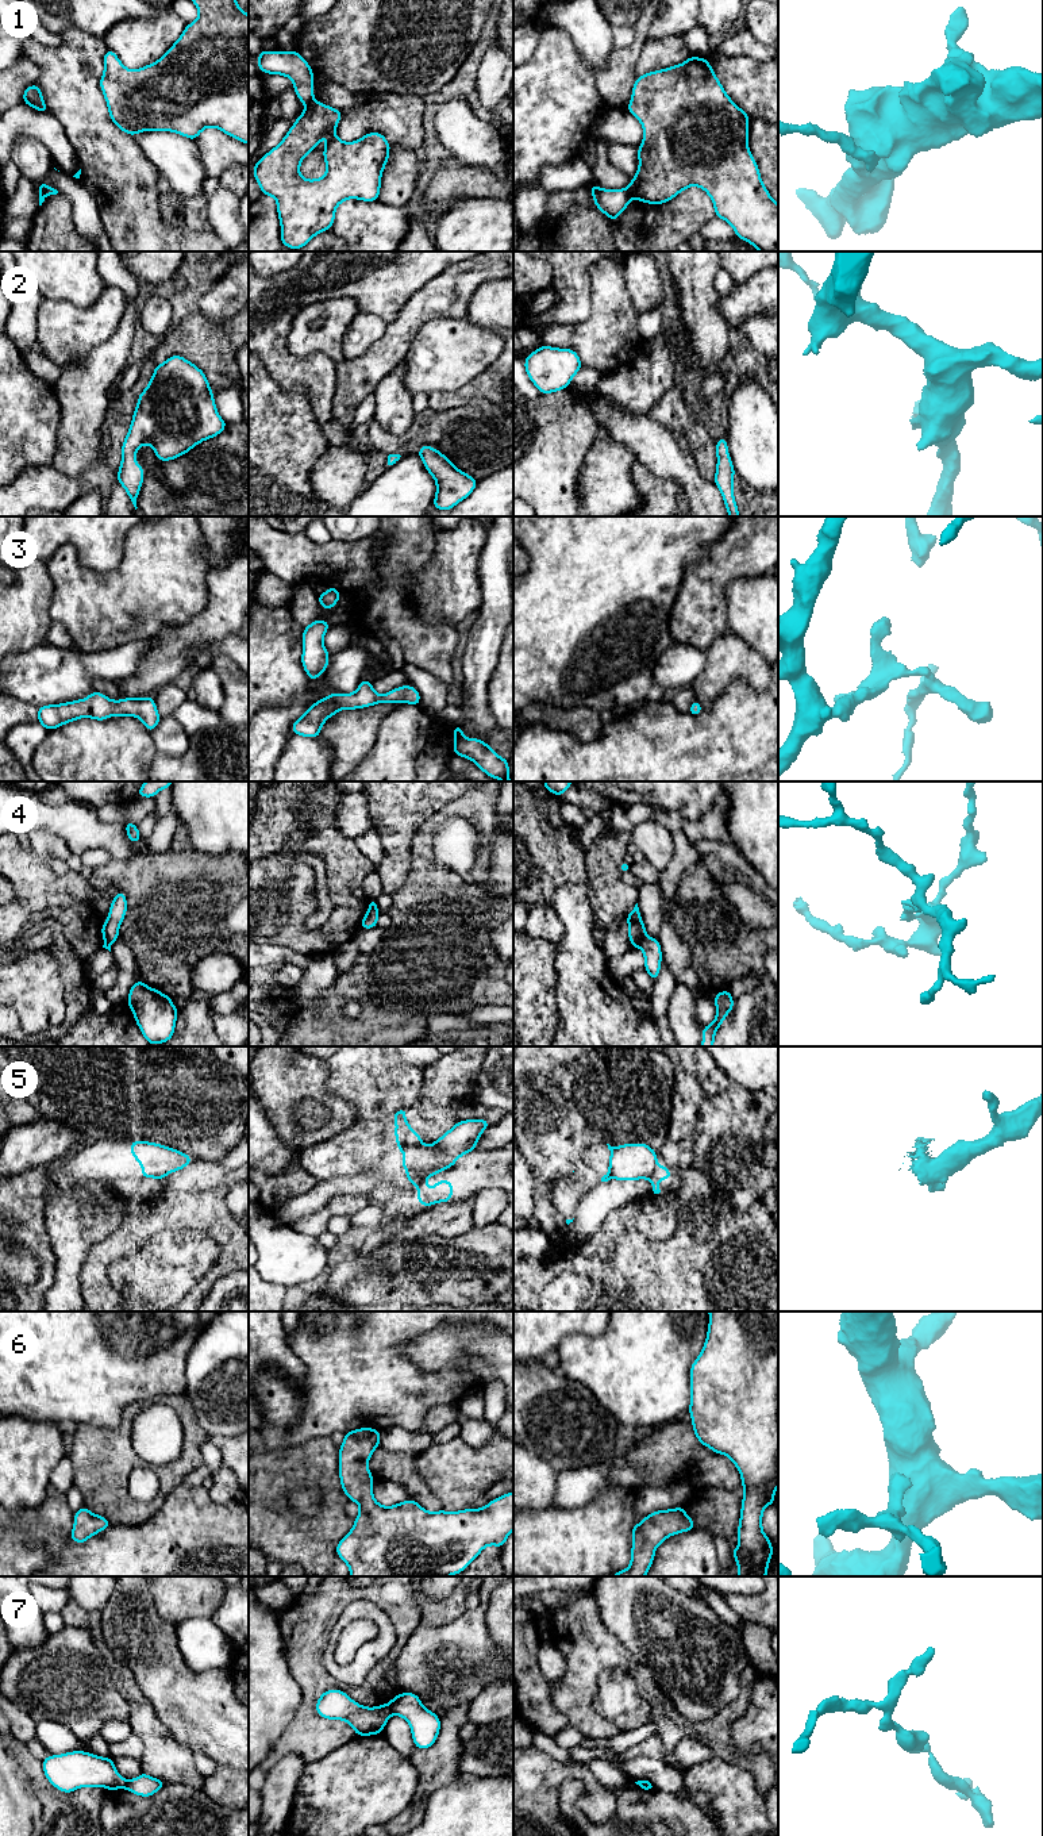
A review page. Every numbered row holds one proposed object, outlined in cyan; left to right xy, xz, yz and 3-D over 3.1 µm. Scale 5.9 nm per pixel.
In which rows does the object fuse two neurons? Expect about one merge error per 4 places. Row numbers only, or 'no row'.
1, 4, 5, 7

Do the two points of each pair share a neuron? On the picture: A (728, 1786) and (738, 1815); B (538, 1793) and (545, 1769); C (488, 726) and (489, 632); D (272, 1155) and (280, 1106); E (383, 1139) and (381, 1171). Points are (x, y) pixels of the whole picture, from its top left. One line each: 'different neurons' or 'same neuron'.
A: same neuron
B: same neuron
C: same neuron
D: different neurons
E: different neurons

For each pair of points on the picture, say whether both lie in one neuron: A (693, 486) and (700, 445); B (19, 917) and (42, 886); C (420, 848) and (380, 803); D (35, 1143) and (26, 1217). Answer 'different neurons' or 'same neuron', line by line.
A: different neurons
B: same neuron
C: different neurons
D: different neurons

